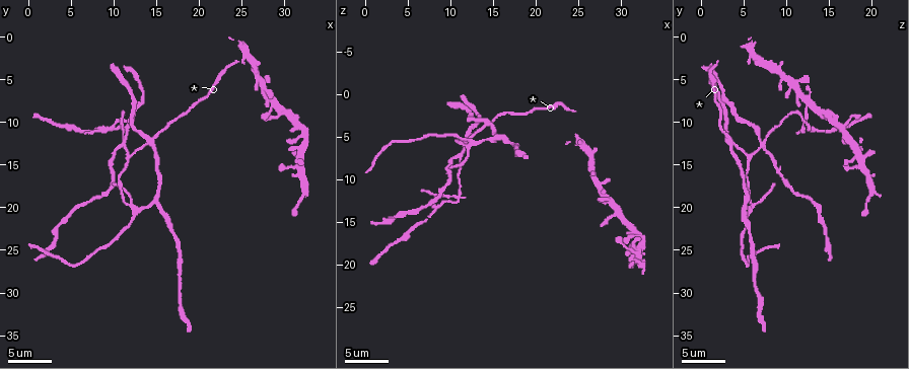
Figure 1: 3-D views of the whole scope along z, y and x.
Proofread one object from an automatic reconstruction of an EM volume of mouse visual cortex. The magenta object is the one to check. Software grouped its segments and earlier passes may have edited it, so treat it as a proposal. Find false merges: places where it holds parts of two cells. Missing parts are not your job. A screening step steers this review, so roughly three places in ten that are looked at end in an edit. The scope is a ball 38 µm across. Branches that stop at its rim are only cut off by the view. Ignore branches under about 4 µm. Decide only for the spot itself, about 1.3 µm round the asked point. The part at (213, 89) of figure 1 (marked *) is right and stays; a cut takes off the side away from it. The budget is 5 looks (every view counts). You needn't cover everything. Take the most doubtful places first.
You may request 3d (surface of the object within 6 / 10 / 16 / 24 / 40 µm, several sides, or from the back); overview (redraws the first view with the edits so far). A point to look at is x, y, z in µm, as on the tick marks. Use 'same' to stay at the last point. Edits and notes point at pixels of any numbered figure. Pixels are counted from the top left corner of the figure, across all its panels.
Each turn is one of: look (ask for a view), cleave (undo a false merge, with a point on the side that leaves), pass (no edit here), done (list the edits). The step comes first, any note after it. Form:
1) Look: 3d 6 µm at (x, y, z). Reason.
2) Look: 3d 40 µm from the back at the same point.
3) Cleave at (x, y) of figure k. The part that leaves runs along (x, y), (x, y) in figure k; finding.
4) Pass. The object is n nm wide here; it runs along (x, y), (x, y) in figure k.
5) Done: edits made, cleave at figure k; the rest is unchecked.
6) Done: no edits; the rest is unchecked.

Look: 3d 6 µm at (11.0, 12.6, 7.2). Four arms meet.

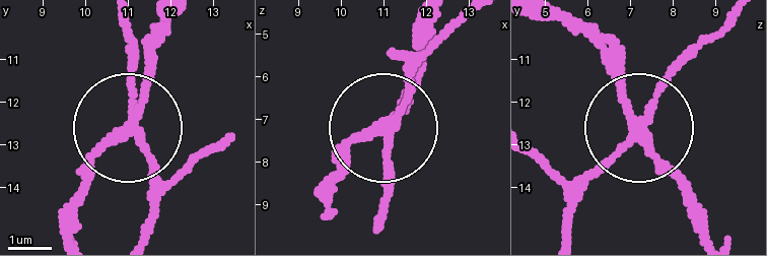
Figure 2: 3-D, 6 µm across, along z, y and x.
Look: 3d 6 µm from the back at (10.95, 12.70, 7.25).

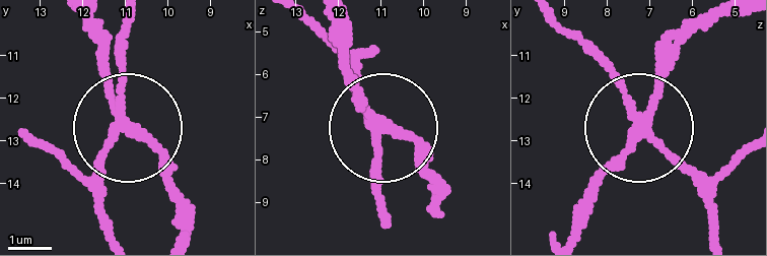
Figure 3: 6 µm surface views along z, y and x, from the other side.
Cleave at (165, 156) of figure 3. 4 arms meet here; the part that leaves runs along (123, 125), (166, 176), (173, 230) in figure 3; a second cell is stuck on.

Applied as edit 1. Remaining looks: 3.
Look: 3d 10 µm at (12.2, 20.0, 5.8). Four or more arms meet.

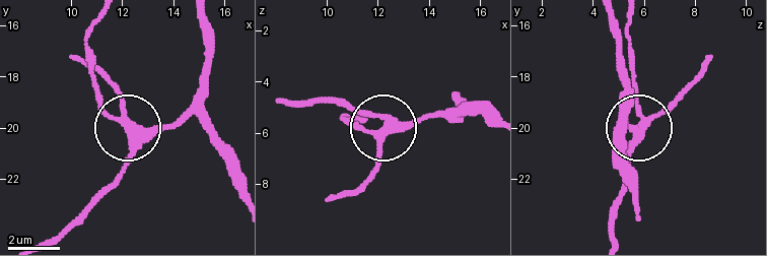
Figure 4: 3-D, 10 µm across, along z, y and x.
Pass. The side arm is 5 µm long; it runs along (608, 21), (634, 127), (685, 83) in figure 4; continuous, no second cell.

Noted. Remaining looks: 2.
Look: 3d 10 µm at (14.2, 12.0, 3.0). Looks like a crossing.

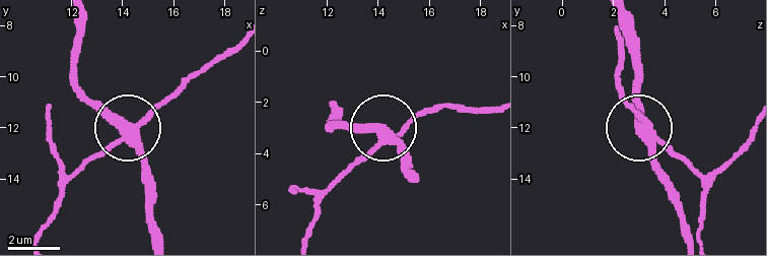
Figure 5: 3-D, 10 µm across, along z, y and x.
Look: 3d 10 µm from the back at (14.1, 12.1, 3.1).

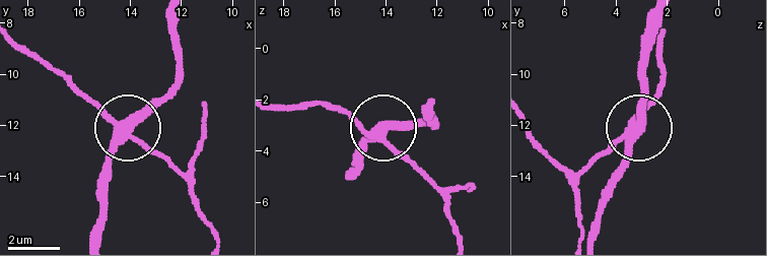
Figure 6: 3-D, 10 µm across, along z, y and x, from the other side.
Pass. The object is 360 nm wide here; it runs along (664, 34), (659, 80), (635, 113), (637, 124), (639, 75) in figure 6; all the same cell.

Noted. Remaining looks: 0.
Done: edits made, cleave at figure 3; the rest is unchecked.

